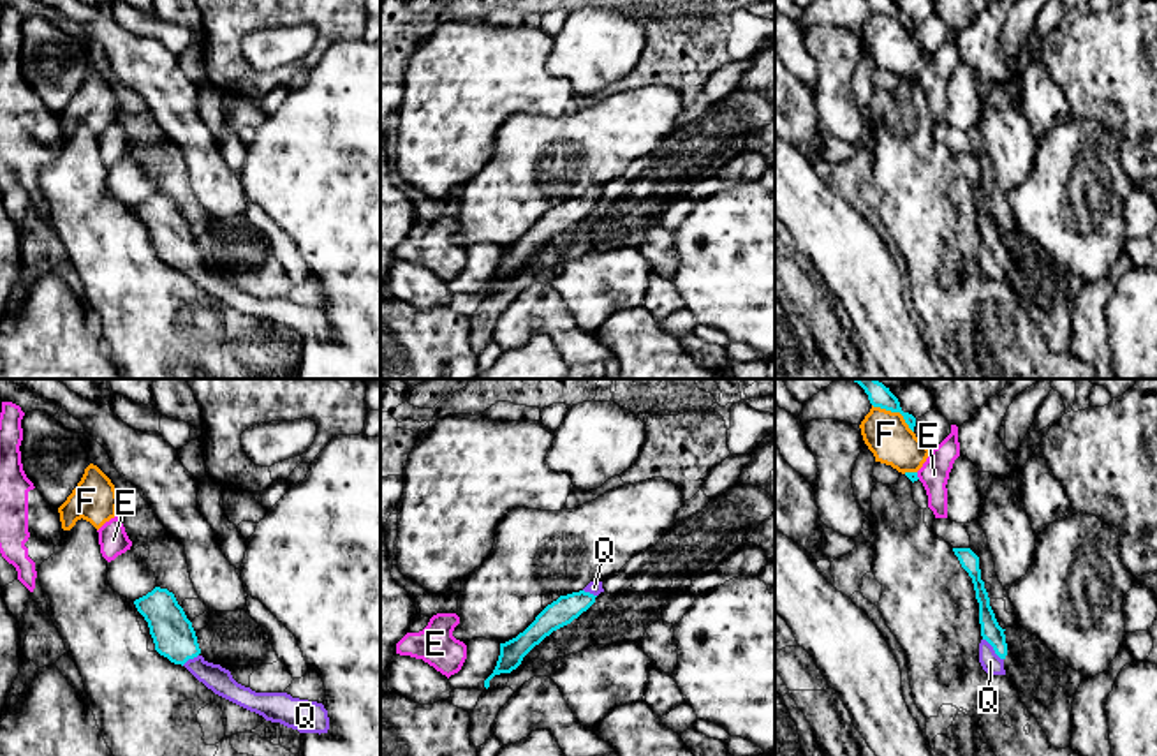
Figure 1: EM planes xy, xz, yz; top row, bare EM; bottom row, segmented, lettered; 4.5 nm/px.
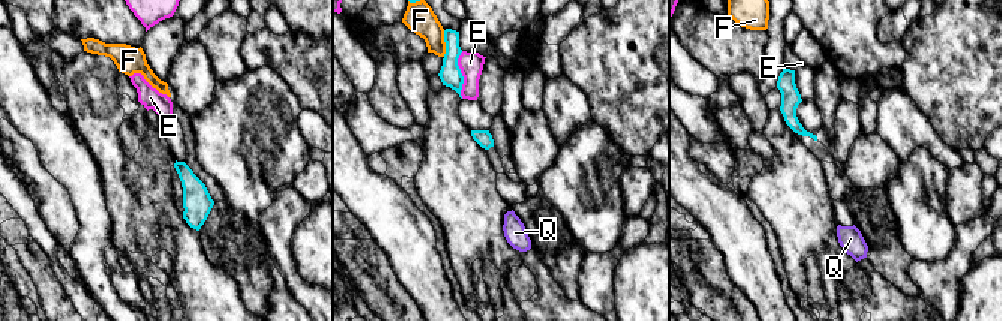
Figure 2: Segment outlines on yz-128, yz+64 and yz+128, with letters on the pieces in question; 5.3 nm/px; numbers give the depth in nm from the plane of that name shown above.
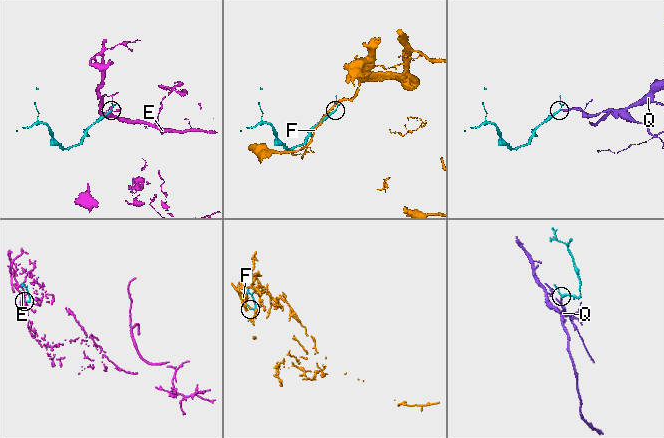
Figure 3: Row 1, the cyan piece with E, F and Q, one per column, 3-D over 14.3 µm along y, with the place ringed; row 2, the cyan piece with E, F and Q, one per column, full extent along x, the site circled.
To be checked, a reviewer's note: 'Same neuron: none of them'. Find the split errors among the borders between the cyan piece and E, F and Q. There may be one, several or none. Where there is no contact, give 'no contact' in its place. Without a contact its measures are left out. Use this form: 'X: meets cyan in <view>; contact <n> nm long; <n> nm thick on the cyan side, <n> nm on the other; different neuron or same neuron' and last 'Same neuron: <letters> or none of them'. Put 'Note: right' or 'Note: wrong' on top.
Note: wrong
E: meets cyan in yz; contact 40 nm long; 50 nm thick on the cyan side, 140 nm on the other; different neuron
F: meets cyan in yz; contact 240 nm long; 100 nm thick on the cyan side, 200 nm on the other; different neuron
Q: meets cyan in yz; contact 140 nm long; 90 nm thick on the cyan side, 90 nm on the other; same neuron
Same neuron: Q

